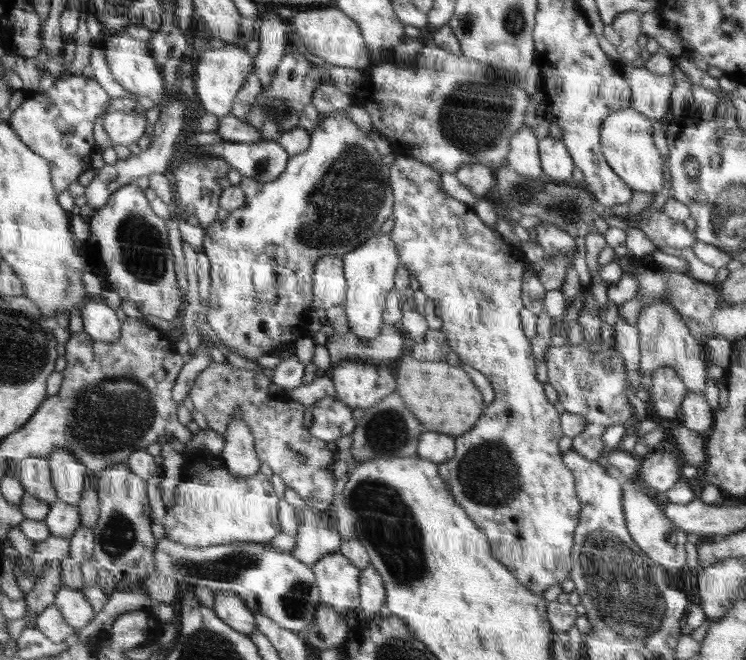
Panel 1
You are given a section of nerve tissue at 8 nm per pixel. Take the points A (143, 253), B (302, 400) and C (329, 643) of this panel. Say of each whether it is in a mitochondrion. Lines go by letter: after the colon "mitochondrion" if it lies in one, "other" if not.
A: mitochondrion
B: other
C: other

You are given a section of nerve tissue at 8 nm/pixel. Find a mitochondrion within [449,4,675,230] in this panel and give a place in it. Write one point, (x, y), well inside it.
(568, 207)

